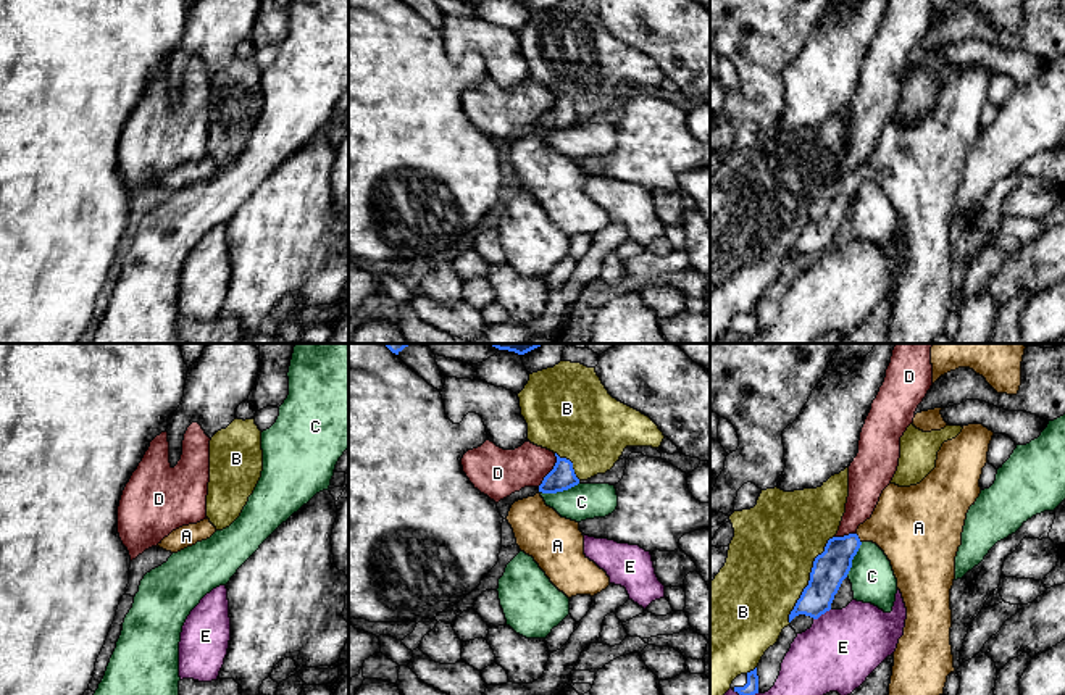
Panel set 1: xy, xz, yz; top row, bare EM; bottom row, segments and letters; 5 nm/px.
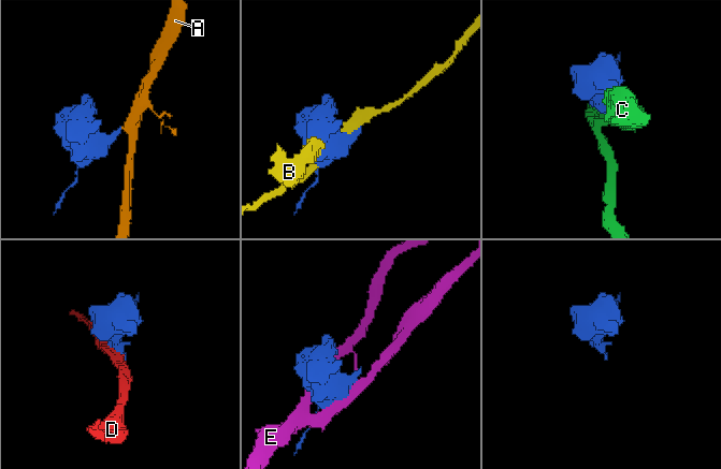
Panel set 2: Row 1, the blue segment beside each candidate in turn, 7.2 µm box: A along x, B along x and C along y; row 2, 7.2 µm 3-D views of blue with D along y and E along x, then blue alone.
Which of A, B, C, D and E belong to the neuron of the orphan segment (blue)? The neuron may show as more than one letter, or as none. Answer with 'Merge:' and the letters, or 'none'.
Merge: A

